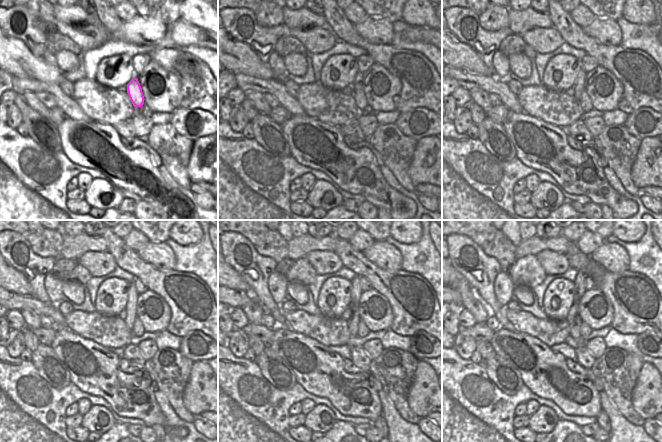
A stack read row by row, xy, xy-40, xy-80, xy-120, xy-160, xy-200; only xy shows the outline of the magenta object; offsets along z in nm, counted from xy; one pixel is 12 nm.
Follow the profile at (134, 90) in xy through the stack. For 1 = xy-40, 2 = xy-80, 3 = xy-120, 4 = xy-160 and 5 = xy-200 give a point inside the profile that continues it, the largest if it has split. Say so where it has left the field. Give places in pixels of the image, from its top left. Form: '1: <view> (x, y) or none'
1: xy-40 (359, 95)
2: xy-80 (586, 103)
3: xy-120 (138, 329)
4: xy-160 (363, 330)
5: xy-200 (585, 328)

